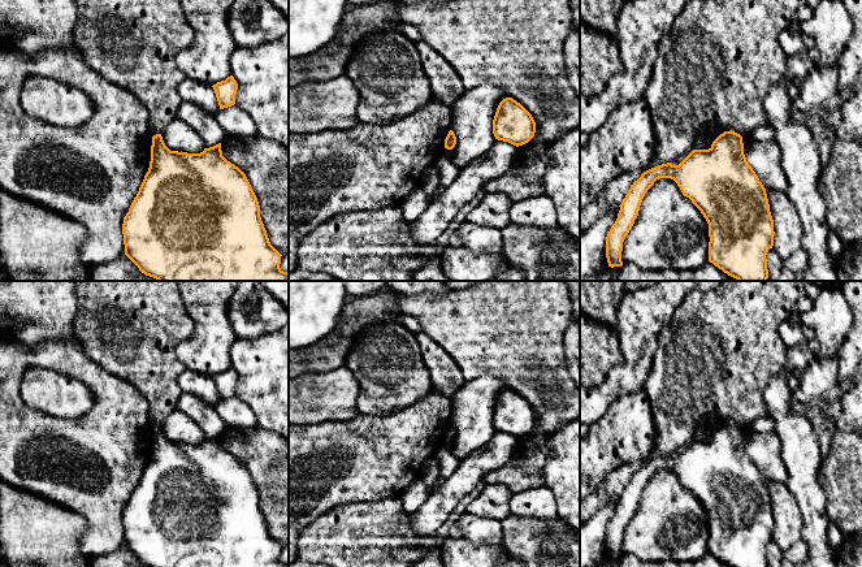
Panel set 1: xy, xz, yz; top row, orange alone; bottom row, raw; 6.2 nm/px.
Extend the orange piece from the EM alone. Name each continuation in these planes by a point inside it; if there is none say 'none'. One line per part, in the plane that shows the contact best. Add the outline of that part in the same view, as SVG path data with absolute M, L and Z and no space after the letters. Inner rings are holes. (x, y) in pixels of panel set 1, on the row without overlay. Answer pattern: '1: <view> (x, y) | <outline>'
none

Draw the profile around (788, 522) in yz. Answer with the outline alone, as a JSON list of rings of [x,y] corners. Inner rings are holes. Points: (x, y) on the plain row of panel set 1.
[[[766,481],[770,503],[774,511],[774,537],[777,546],[785,551],[801,540],[802,516],[794,497],[787,484]]]

